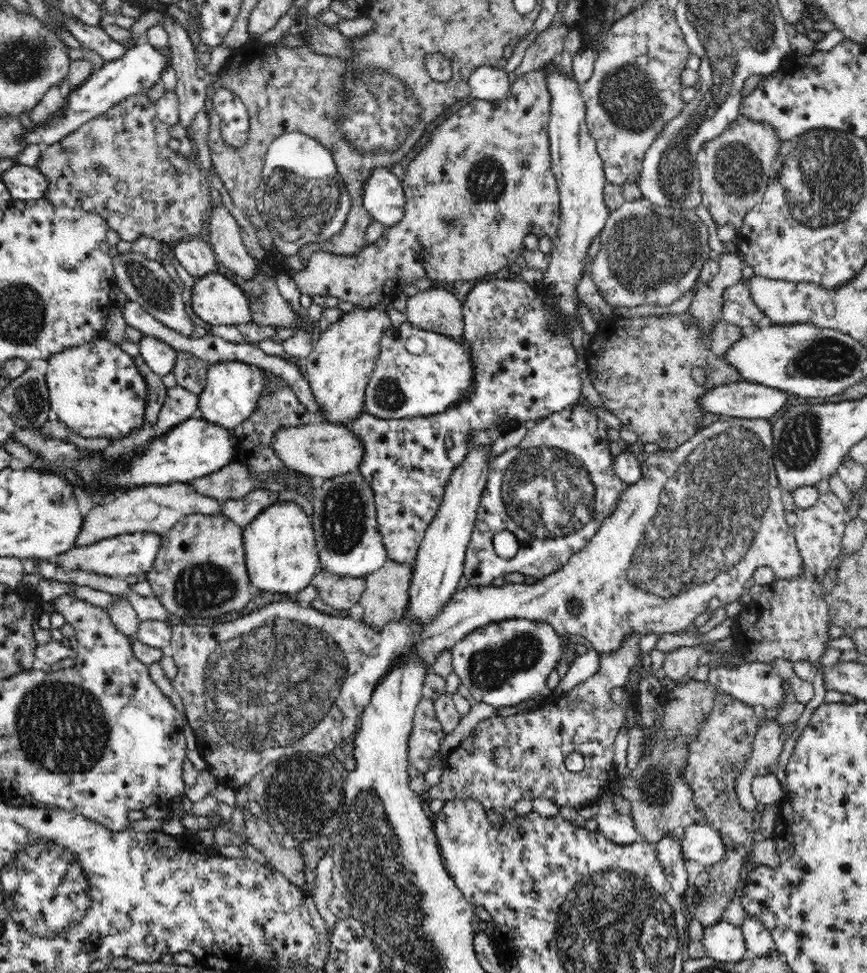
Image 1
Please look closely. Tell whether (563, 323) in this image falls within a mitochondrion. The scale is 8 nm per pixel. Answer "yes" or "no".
no

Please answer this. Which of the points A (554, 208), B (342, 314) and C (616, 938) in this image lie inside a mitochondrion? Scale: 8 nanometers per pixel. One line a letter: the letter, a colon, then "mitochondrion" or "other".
A: other
B: other
C: mitochondrion

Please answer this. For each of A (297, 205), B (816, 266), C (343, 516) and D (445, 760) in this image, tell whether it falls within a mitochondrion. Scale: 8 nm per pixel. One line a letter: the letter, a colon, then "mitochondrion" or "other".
A: mitochondrion
B: other
C: mitochondrion
D: other

